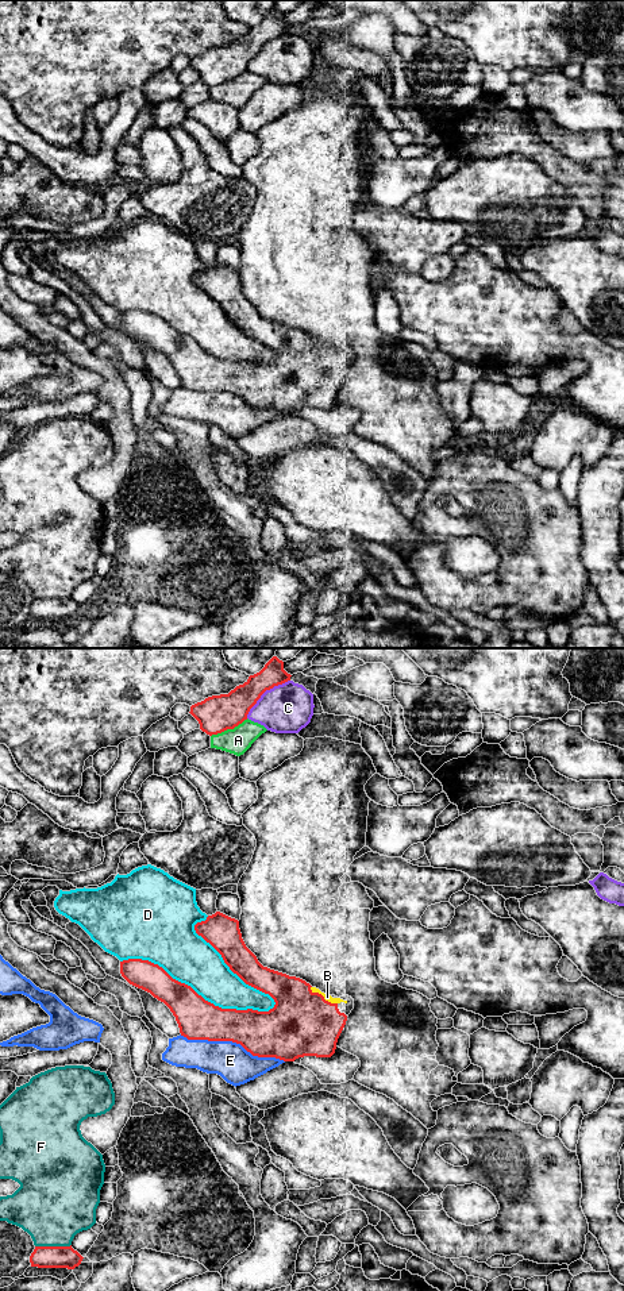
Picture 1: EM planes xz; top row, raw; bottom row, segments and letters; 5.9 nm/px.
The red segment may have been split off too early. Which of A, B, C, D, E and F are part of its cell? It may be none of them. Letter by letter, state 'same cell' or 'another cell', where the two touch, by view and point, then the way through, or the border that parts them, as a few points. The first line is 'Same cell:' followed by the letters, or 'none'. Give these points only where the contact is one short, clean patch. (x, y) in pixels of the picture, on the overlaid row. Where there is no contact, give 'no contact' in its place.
Same cell: B
A: another cell; meets red in xz at (228, 728)
B: same cell; meets red in xz at (323, 997); runs through xz (301, 1022), (323, 997), (327, 997)
C: another cell; meets red in xz at (264, 692)
D: another cell; meets red in xz at (197, 994)
E: another cell; meets red in xz at (232, 1041)
F: another cell; meets red in xz at (53, 1247)

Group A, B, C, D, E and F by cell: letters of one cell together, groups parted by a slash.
A / B / C / D / E / F

